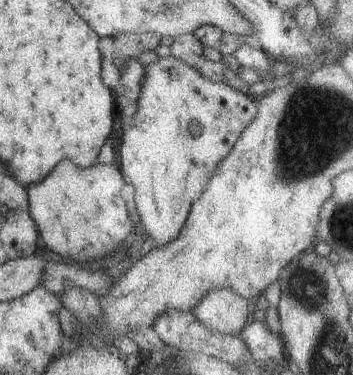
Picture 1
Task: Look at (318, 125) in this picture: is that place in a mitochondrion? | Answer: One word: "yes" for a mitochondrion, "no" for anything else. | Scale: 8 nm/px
yes

